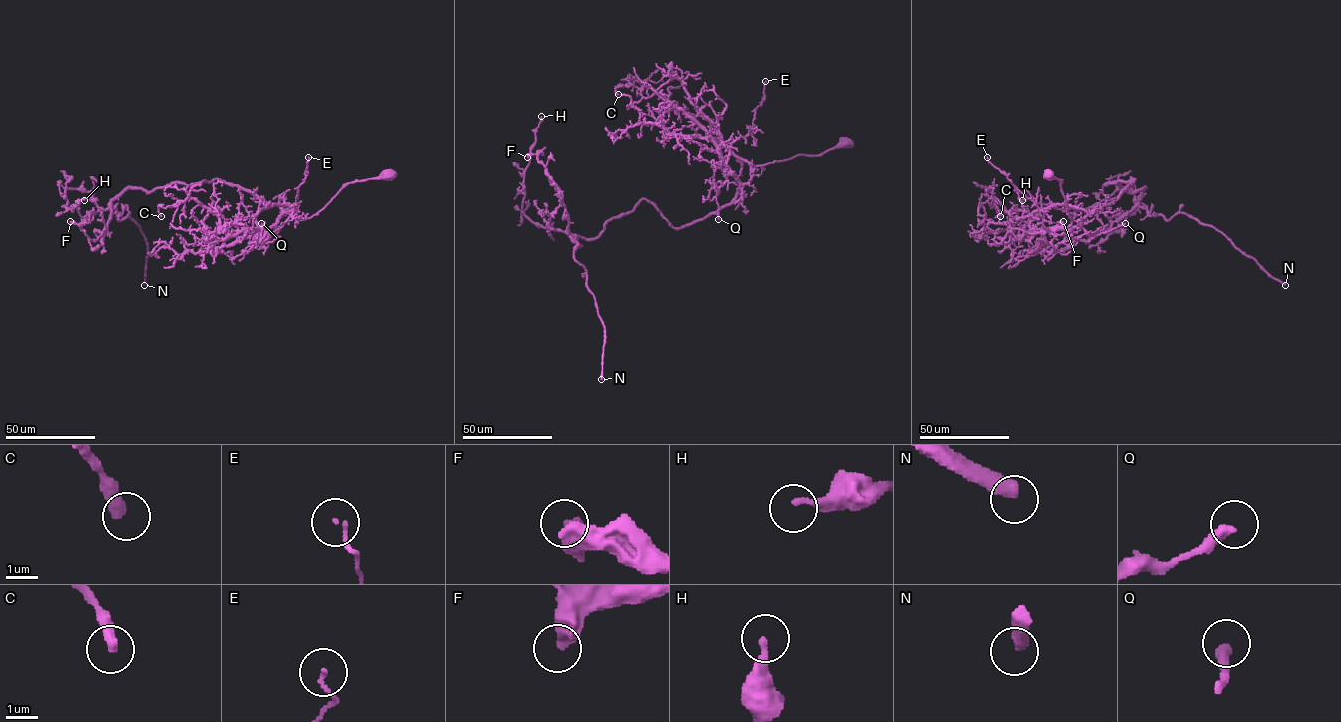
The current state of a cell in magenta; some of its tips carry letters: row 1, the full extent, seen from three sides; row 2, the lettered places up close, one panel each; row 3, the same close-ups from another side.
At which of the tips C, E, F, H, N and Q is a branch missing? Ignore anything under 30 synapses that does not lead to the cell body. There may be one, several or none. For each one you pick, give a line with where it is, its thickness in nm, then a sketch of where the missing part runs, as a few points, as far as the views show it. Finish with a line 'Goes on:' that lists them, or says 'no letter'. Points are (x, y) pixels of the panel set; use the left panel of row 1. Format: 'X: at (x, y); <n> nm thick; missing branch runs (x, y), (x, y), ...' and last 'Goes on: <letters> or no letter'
N: at (144, 285); 480 nm thick; missing branch runs (144, 285), (141, 347), (147, 343), (128, 355), (106, 353), (114, 365), (97, 338), (86, 343), (98, 345)
Goes on: N

